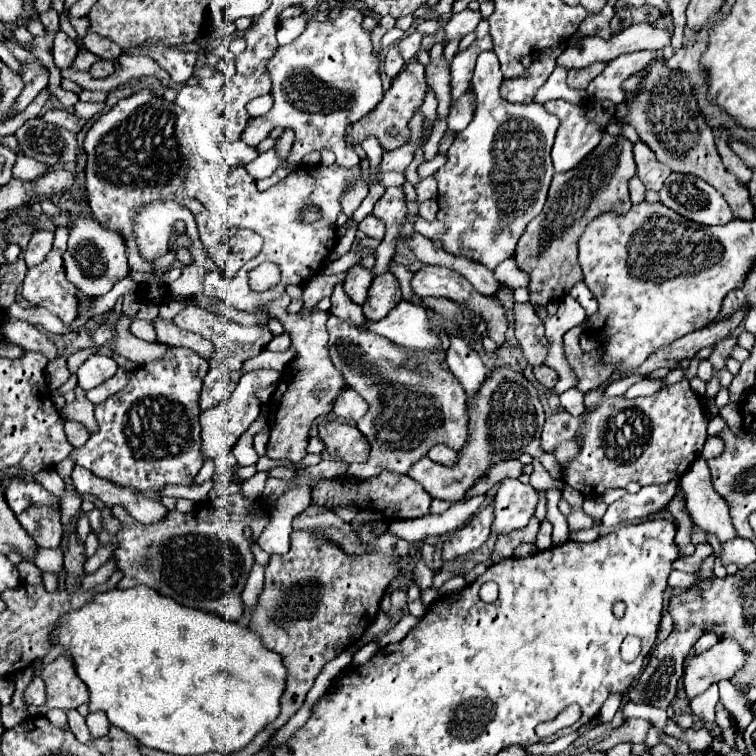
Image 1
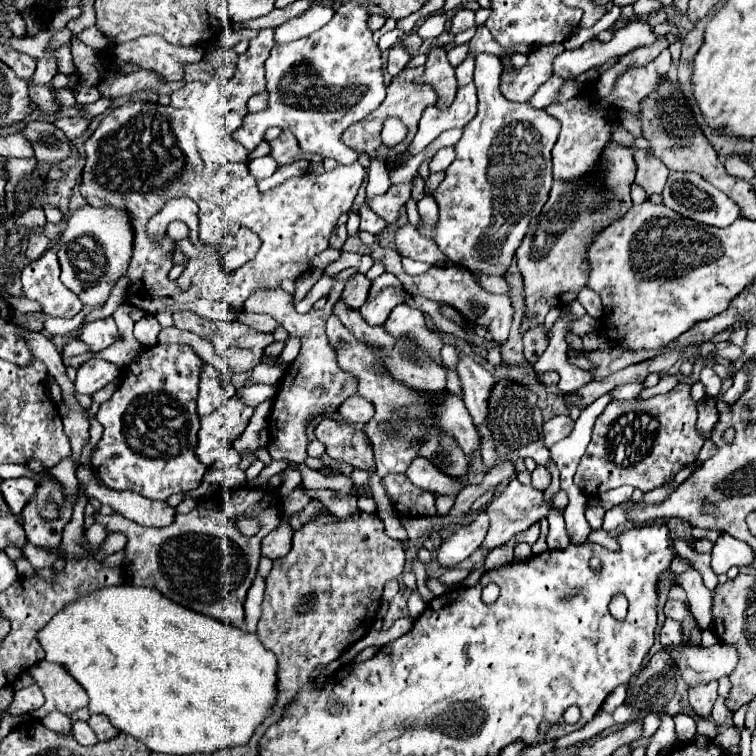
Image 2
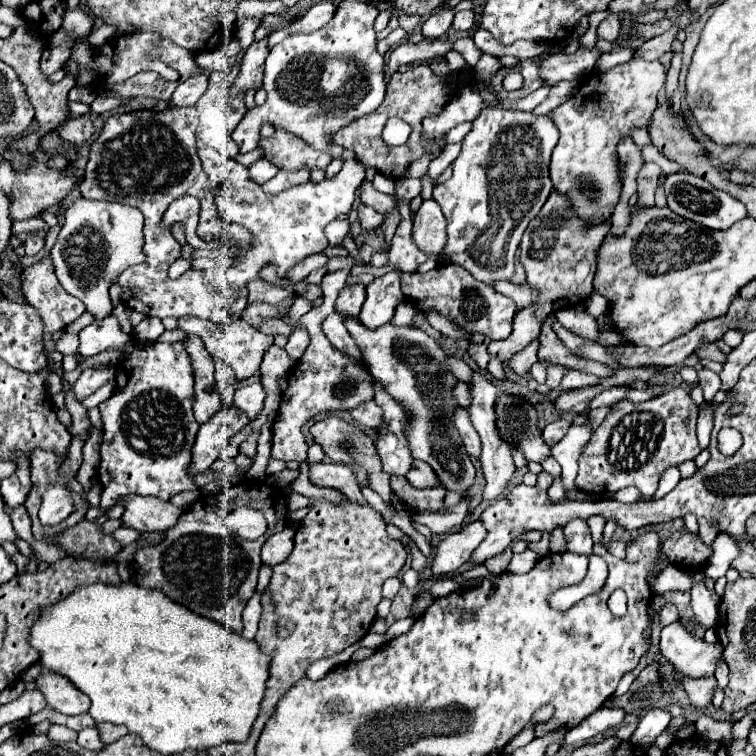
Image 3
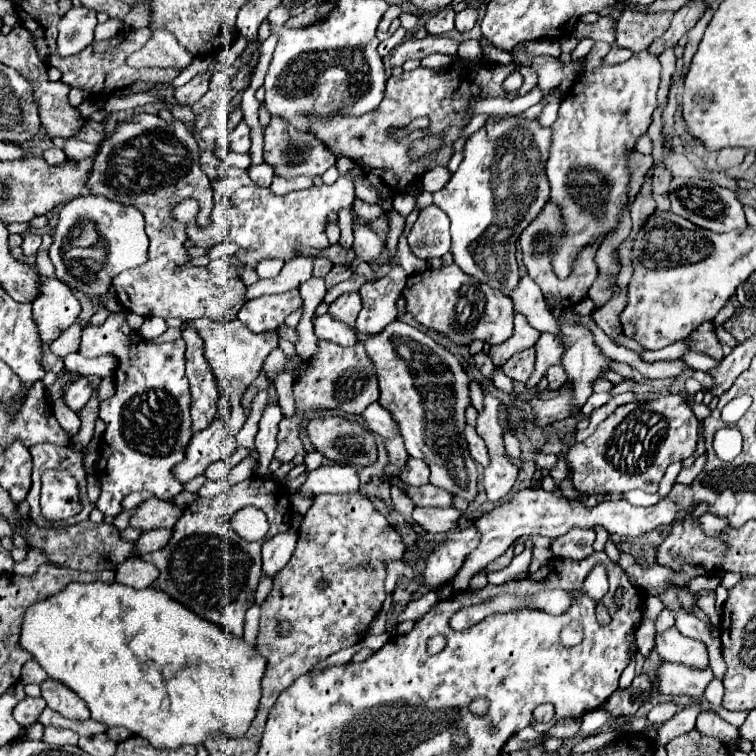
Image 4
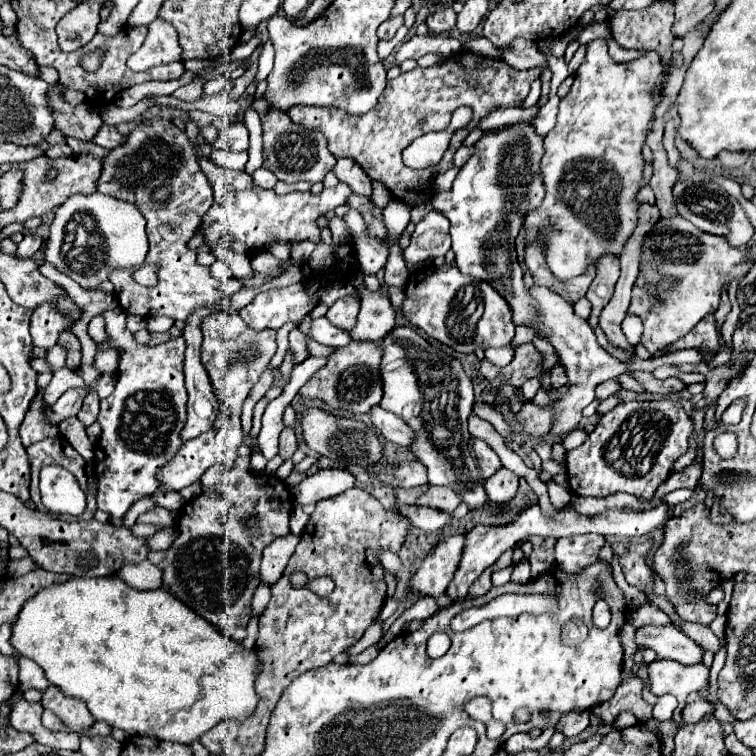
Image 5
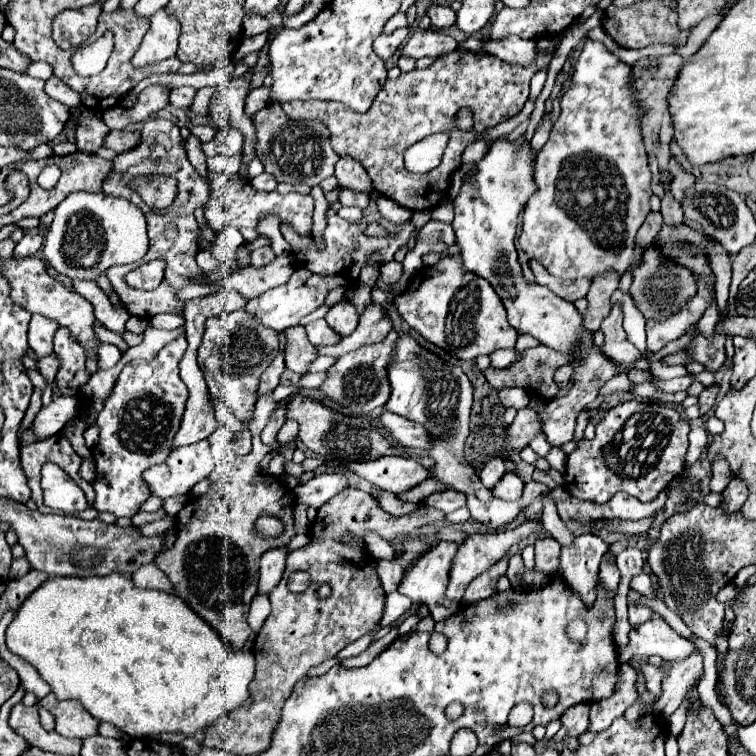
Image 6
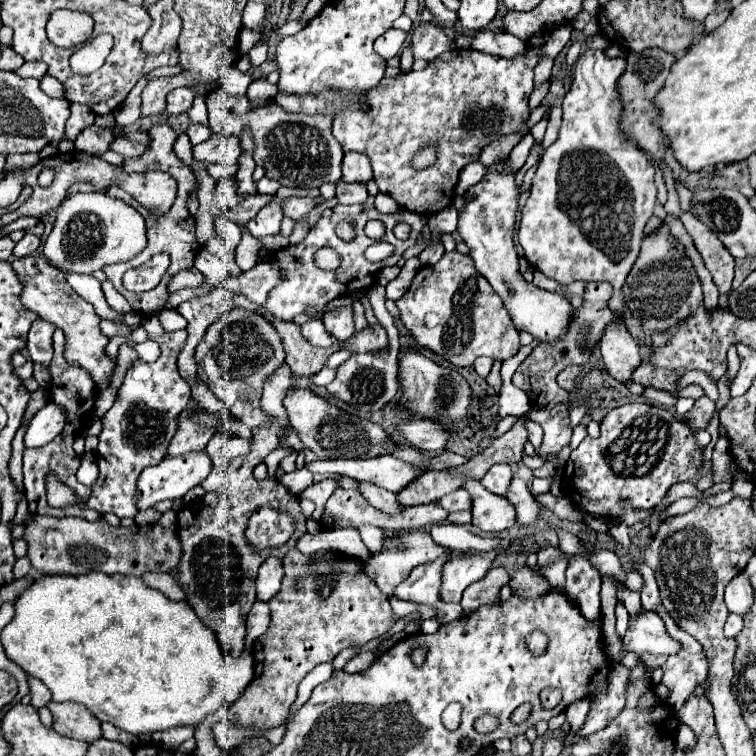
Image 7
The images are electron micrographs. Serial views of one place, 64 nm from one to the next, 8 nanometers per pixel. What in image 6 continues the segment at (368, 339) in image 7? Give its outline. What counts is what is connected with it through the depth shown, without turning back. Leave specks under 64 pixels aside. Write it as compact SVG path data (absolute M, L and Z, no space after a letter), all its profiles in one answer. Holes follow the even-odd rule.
M372 302L362 310L358 328L348 338L342 338L342 342L336 346L318 346L316 350L322 356L342 356L356 350L358 346L382 342L392 328L394 328L392 318L384 310L384 306L378 302Z

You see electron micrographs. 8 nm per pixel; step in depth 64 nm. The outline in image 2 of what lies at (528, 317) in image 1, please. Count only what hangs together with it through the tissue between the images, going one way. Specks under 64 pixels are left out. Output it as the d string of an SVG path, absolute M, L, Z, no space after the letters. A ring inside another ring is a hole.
M538 324L538 326L528 328L522 334L522 342L524 342L524 358L530 364L536 364L536 360L548 348L548 338L546 338L546 332L544 332L544 324Z

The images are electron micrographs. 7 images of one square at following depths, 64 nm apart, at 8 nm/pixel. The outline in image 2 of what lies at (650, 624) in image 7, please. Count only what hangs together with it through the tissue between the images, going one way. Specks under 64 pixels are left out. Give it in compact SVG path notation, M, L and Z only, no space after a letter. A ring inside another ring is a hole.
M666 618L664 626L660 630L660 642L662 642L662 646L674 646L674 648L678 648L682 644L682 630L676 620ZM716 642L710 648L692 648L686 644L676 652L676 658L682 678L690 688L694 688L730 676L738 664L738 650L734 644L726 642Z

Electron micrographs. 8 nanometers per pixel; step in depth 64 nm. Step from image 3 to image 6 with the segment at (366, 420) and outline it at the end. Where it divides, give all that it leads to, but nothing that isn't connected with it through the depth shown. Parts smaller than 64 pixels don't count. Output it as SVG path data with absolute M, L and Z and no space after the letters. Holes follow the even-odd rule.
M382 410L382 414L378 416L384 432L398 444L406 446L406 448L420 448L426 450L430 440L424 432L424 428L420 428L420 424L412 424L410 420L404 420L398 414L392 414L388 410Z

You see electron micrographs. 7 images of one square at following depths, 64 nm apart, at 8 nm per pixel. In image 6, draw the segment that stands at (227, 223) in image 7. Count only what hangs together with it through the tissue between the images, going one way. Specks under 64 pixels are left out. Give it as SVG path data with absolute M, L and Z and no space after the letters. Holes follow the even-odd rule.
M224 226L222 234L216 238L216 246L210 250L218 260L226 262L226 266L230 266L232 270L242 270L244 266L238 260L238 246L244 242L242 234L232 228L232 226Z

